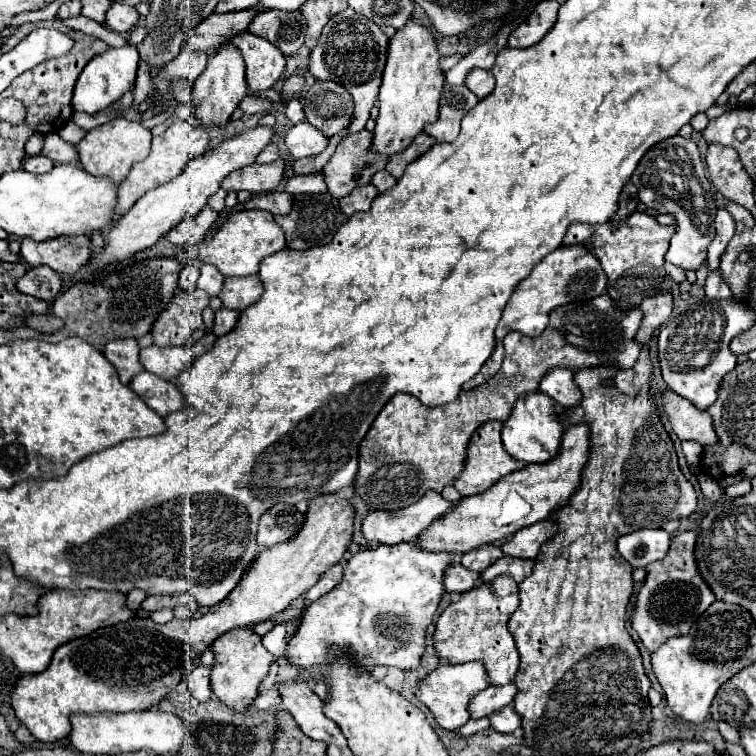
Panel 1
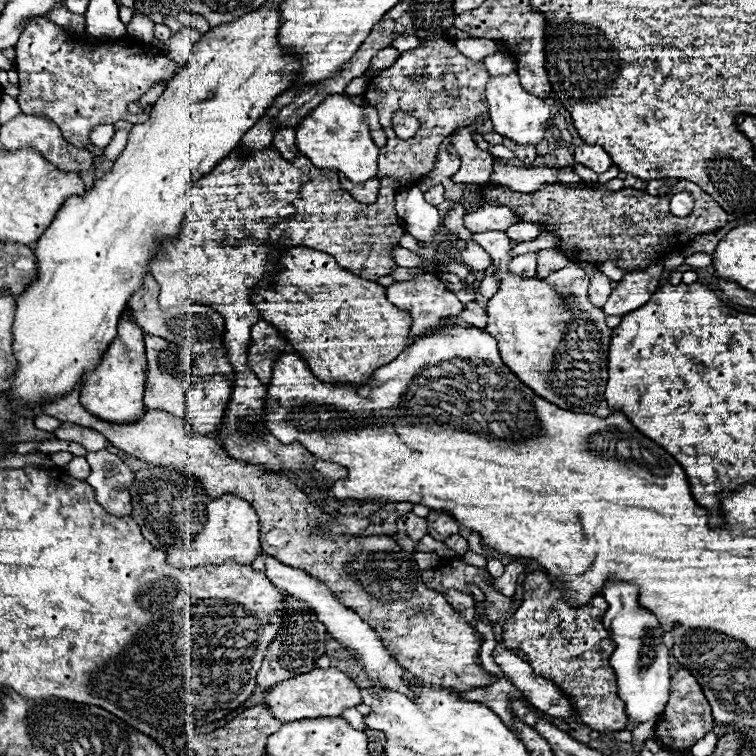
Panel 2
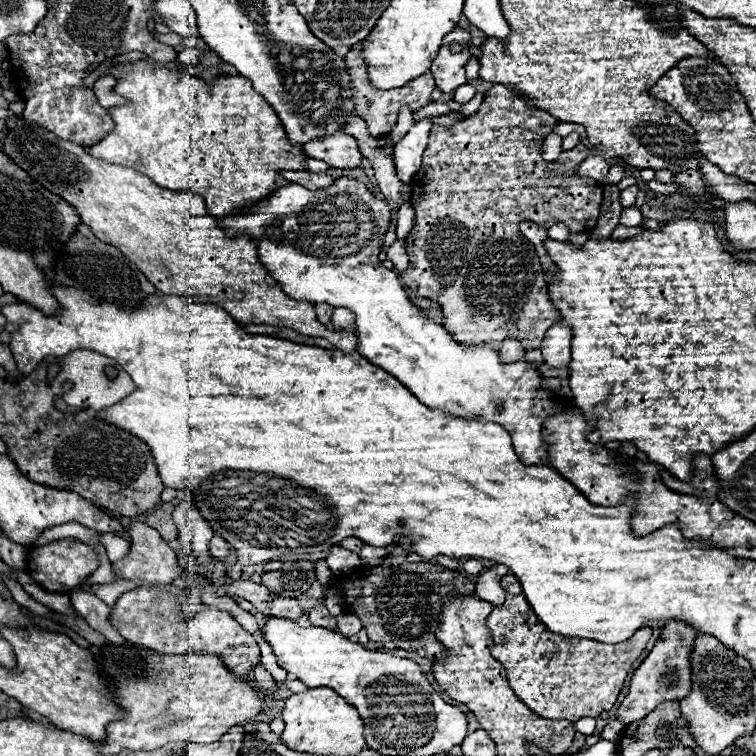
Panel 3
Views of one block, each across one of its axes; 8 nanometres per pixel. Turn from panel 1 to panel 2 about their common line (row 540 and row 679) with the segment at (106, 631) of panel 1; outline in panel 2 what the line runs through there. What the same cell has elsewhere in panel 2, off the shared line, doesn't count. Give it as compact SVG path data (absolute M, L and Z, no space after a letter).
M314 668L312 672L306 672L290 680L282 680L274 688L266 690L262 704L280 722L294 722L302 718L340 716L344 710L362 704L362 698L358 686L338 668Z

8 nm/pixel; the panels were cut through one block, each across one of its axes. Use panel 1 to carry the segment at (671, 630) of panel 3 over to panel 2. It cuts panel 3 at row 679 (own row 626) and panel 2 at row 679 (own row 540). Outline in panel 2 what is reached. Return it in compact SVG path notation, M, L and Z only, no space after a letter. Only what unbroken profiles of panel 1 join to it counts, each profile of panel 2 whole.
M678 668L672 676L670 700L668 700L664 712L660 714L656 730L654 730L656 742L668 752L680 752L680 750L692 748L698 740L702 740L708 732L712 732L712 728L714 728L712 710L710 710L710 704L704 698L700 684L696 682L696 678L688 670Z

